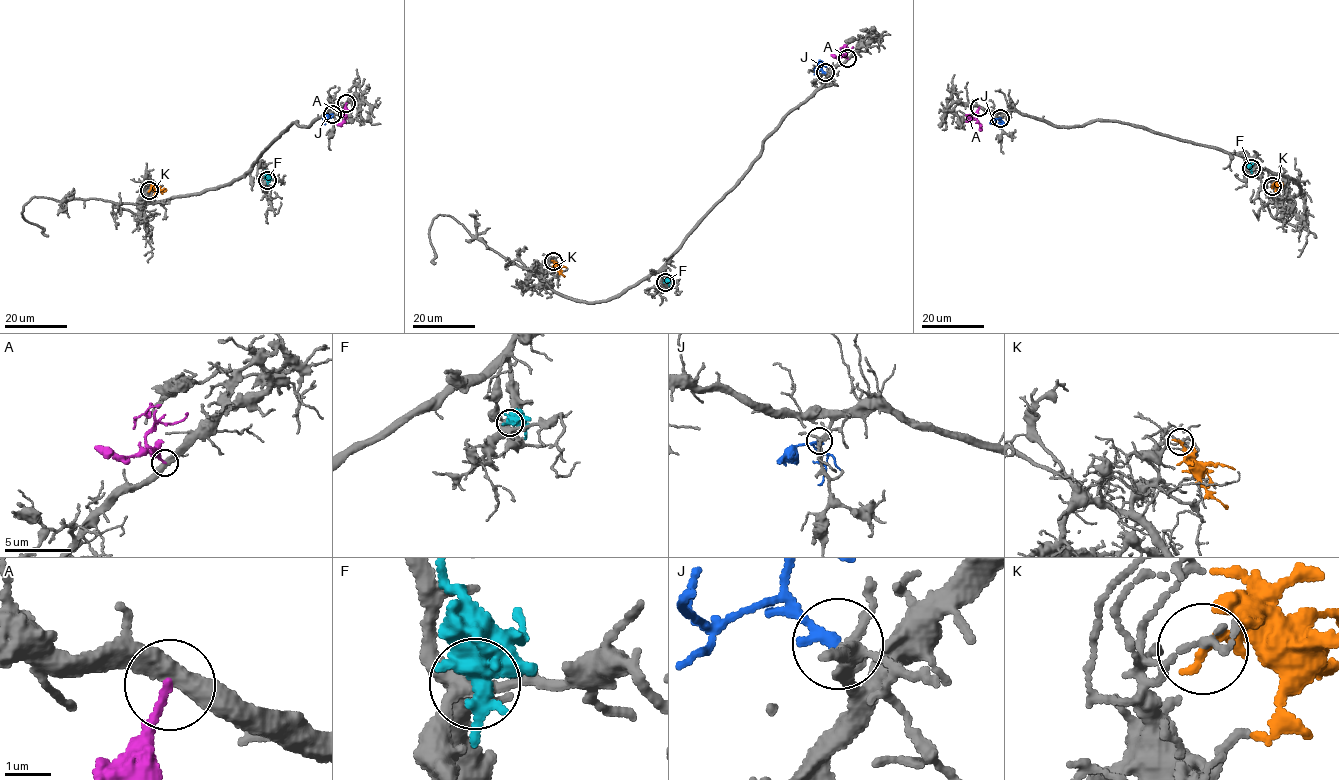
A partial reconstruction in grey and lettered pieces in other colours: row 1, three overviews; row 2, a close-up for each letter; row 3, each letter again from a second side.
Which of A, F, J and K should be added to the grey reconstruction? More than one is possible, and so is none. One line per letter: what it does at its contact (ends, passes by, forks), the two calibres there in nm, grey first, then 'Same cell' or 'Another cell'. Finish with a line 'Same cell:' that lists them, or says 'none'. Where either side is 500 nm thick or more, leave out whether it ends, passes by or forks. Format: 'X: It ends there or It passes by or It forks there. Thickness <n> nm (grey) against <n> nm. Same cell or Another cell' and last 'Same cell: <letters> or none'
A: It ends there. Thickness 440 nm (grey) against 160 nm. Another cell
F: It passes by. Thickness 380 nm (grey) against 480 nm. Another cell
J: It ends there. Thickness 260 nm (grey) against 200 nm. Same cell
K: It ends there. Thickness 140 nm (grey) against 240 nm. Another cell
Same cell: J

